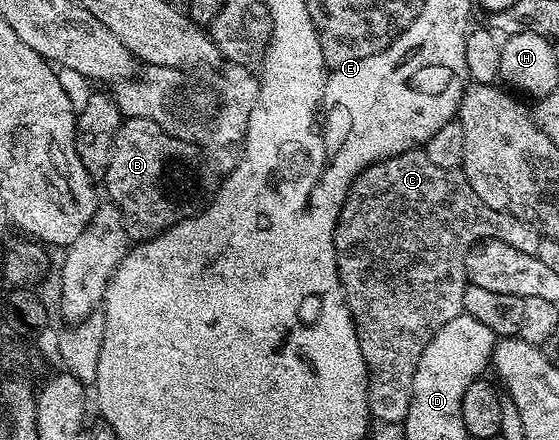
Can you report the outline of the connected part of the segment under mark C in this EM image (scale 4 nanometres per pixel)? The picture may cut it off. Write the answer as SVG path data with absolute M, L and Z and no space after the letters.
M415 149L400 153L396 157L388 157L384 161L373 163L371 167L358 174L356 181L350 186L350 192L344 201L342 212L338 215L338 224L334 230L334 248L338 258L338 276L346 294L346 303L350 306L350 315L354 319L356 337L360 341L360 353L364 353L364 361L366 362L368 405L370 406L371 420L378 422L379 419L382 423L405 424L408 417L408 405L412 401L412 381L416 373L416 365L424 353L427 341L441 327L448 325L448 321L452 321L452 317L463 314L462 298L468 282L466 278L466 255L470 248L483 239L499 239L508 245L512 245L512 249L520 249L520 253L537 255L542 238L543 236L538 228L531 223L526 223L524 220L516 218L515 215L509 215L507 211L497 211L488 205L484 205L484 201L480 201L480 197L476 197L476 193L465 175L458 171L440 169L440 165L432 165L432 161L428 161L425 150Z

